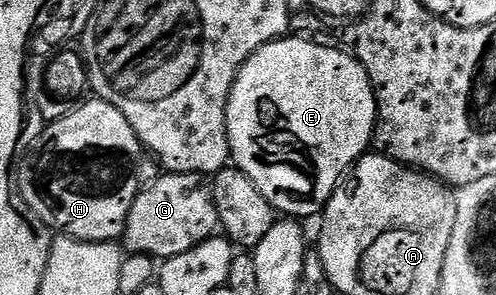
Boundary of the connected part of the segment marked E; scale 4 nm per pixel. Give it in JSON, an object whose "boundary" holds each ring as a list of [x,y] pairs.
{"boundary":[[[294,35],[280,37],[278,41],[271,41],[265,47],[258,49],[241,66],[239,74],[231,84],[231,94],[227,96],[227,147],[230,160],[233,162],[234,168],[240,169],[246,177],[253,179],[257,191],[261,191],[261,195],[265,195],[265,199],[276,214],[287,219],[318,218],[322,214],[323,206],[335,194],[335,190],[339,188],[348,170],[373,145],[373,130],[377,114],[375,111],[375,92],[371,86],[371,80],[368,79],[363,66],[355,60],[354,56],[350,52],[340,49],[330,49],[327,45],[318,45],[315,41],[306,41],[305,38],[294,37]]]}

